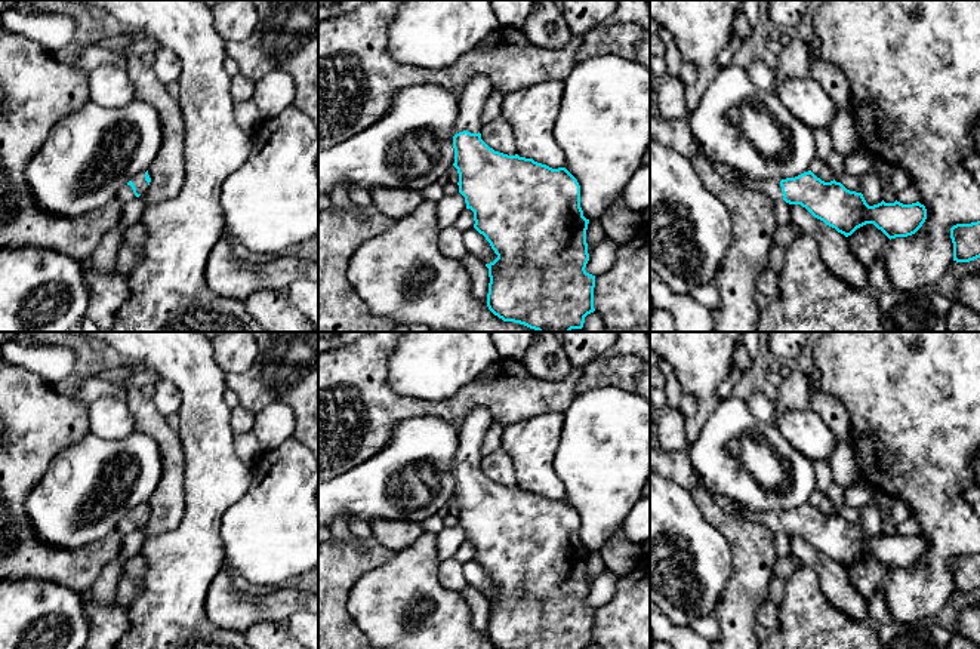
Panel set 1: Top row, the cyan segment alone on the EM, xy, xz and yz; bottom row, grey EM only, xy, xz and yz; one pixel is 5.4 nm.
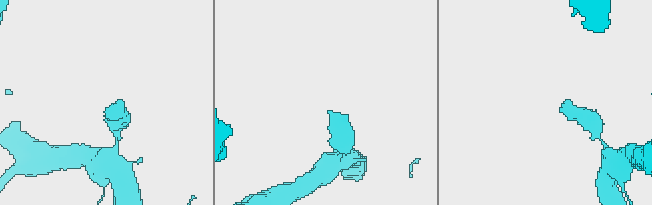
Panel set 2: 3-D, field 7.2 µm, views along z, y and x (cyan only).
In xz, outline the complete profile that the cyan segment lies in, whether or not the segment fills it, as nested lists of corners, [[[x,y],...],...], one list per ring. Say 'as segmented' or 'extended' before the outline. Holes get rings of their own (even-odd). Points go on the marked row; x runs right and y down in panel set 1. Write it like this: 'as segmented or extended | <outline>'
extended | [[[474,76],[460,96],[453,132],[459,193],[466,209],[474,212],[474,228],[497,255],[486,264],[490,277],[487,307],[503,322],[537,332],[582,329],[585,317],[595,311],[595,276],[585,270],[589,261],[589,219],[580,207],[580,185],[565,167],[552,169],[533,159],[508,156],[481,139],[483,110],[491,93],[491,81],[486,76]]]

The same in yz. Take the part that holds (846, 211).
extended | [[[711,162],[715,170],[725,179],[743,188],[764,193],[770,199],[785,200],[789,204],[801,204],[814,218],[835,228],[845,237],[857,228],[873,224],[890,240],[915,234],[927,219],[927,209],[919,202],[903,204],[900,202],[869,206],[862,193],[847,190],[835,179],[825,182],[811,170],[786,179],[746,179],[737,170]]]

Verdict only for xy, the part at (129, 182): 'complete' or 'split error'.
split error

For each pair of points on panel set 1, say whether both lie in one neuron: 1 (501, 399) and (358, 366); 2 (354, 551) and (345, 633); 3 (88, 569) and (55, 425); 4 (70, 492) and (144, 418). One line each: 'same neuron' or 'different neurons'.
1: same neuron
2: same neuron
3: same neuron
4: different neurons

